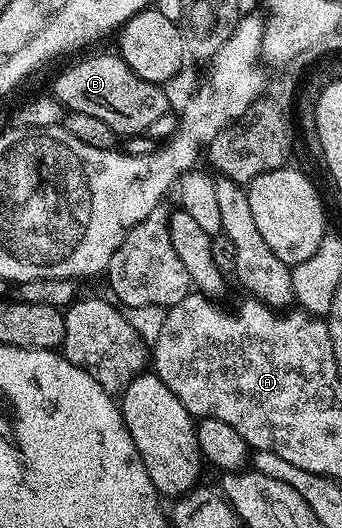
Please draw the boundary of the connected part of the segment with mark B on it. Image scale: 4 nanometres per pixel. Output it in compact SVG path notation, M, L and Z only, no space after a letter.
M118 53L91 55L81 60L57 76L49 91L68 112L89 113L105 121L119 137L150 132L154 123L166 120L171 107L170 97L163 92L166 90L158 83L145 81L145 77L137 77Z

